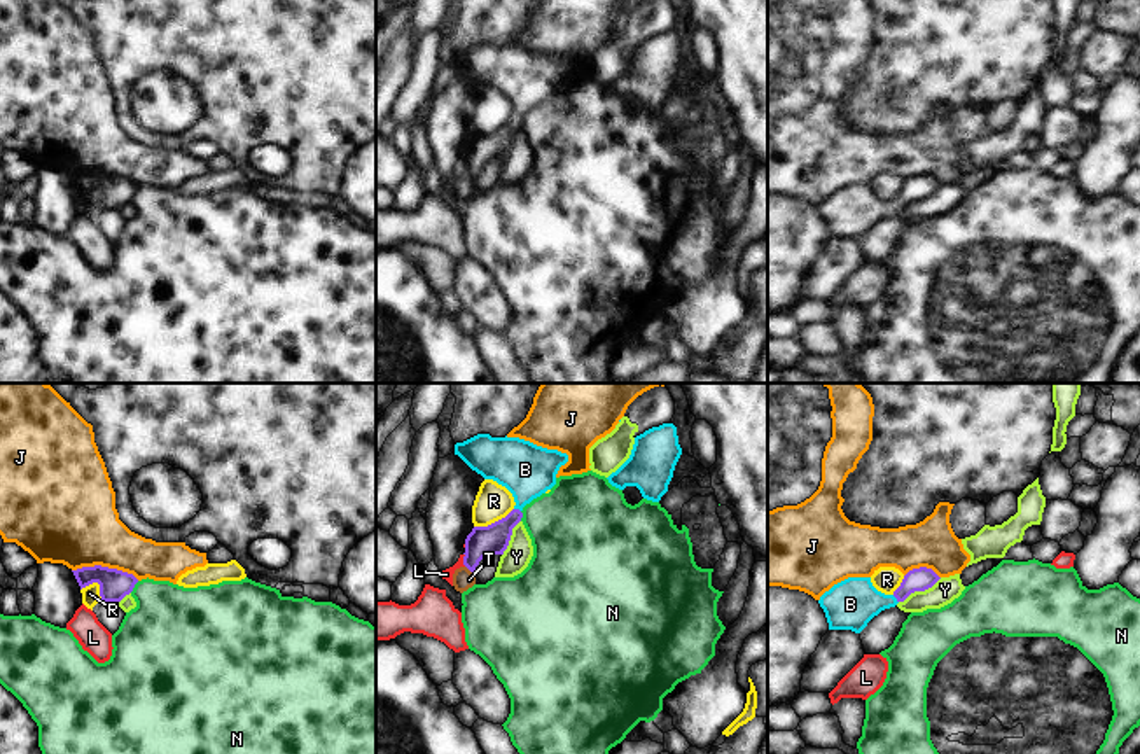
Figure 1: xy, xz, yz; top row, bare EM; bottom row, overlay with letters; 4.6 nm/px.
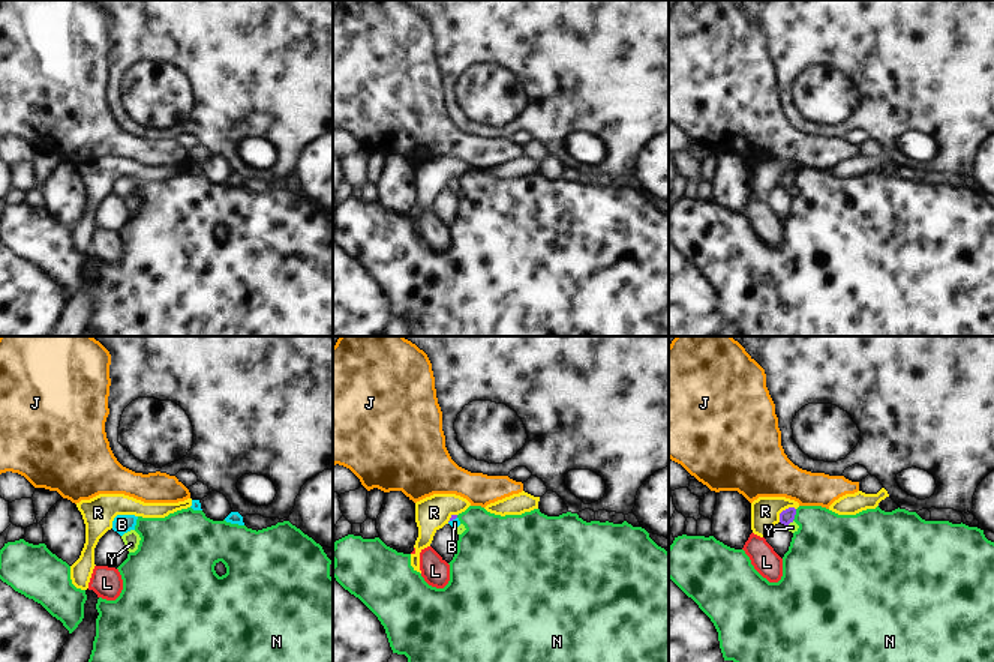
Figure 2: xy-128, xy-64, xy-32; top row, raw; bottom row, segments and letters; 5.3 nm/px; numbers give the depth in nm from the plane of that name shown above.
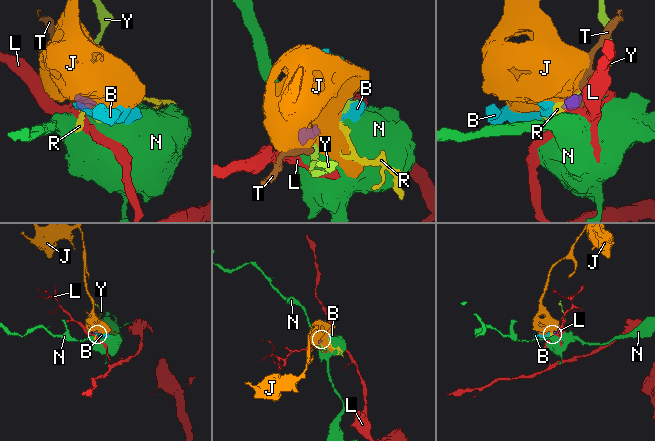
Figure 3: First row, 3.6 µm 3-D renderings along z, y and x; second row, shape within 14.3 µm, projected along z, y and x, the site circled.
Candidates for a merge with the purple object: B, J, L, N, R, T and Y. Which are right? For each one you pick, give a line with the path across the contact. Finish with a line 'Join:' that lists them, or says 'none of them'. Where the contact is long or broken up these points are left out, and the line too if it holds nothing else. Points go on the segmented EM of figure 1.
B: across yz (918, 579), (896, 597), (850, 604)
Join: B

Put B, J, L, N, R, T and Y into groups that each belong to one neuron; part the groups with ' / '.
B / J / L / N / R / T / Y

